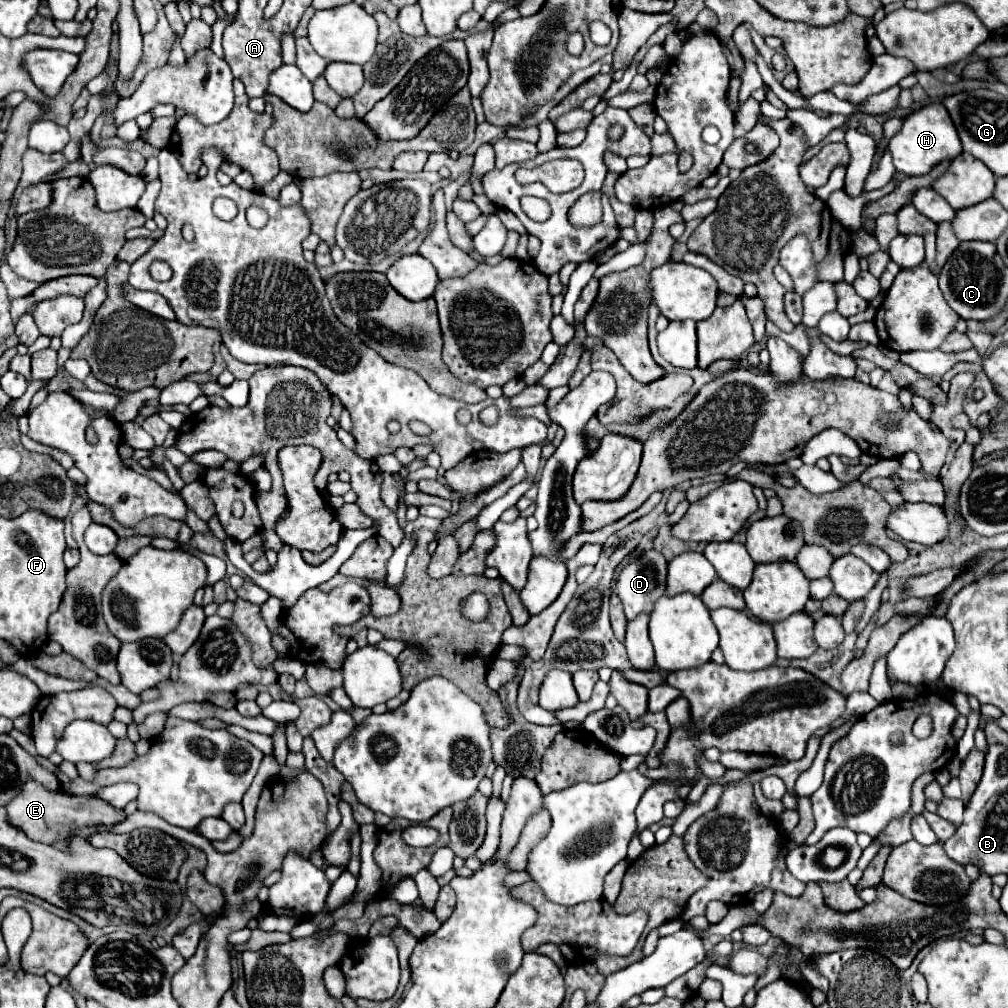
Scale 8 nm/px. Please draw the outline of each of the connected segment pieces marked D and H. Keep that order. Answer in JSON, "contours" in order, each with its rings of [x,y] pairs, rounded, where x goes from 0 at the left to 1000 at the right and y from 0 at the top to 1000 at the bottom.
{"contours":[[[[644,545],[636,555],[628,555],[612,572],[610,588],[614,590],[622,616],[640,608],[646,610],[652,594],[660,588],[662,557],[660,553]]],[[[924,102],[912,110],[906,110],[898,118],[894,130],[882,140],[882,150],[886,154],[886,164],[892,172],[896,172],[898,176],[912,176],[920,174],[930,162],[947,158],[949,154],[953,154],[955,148],[938,106],[934,102]]]]}

